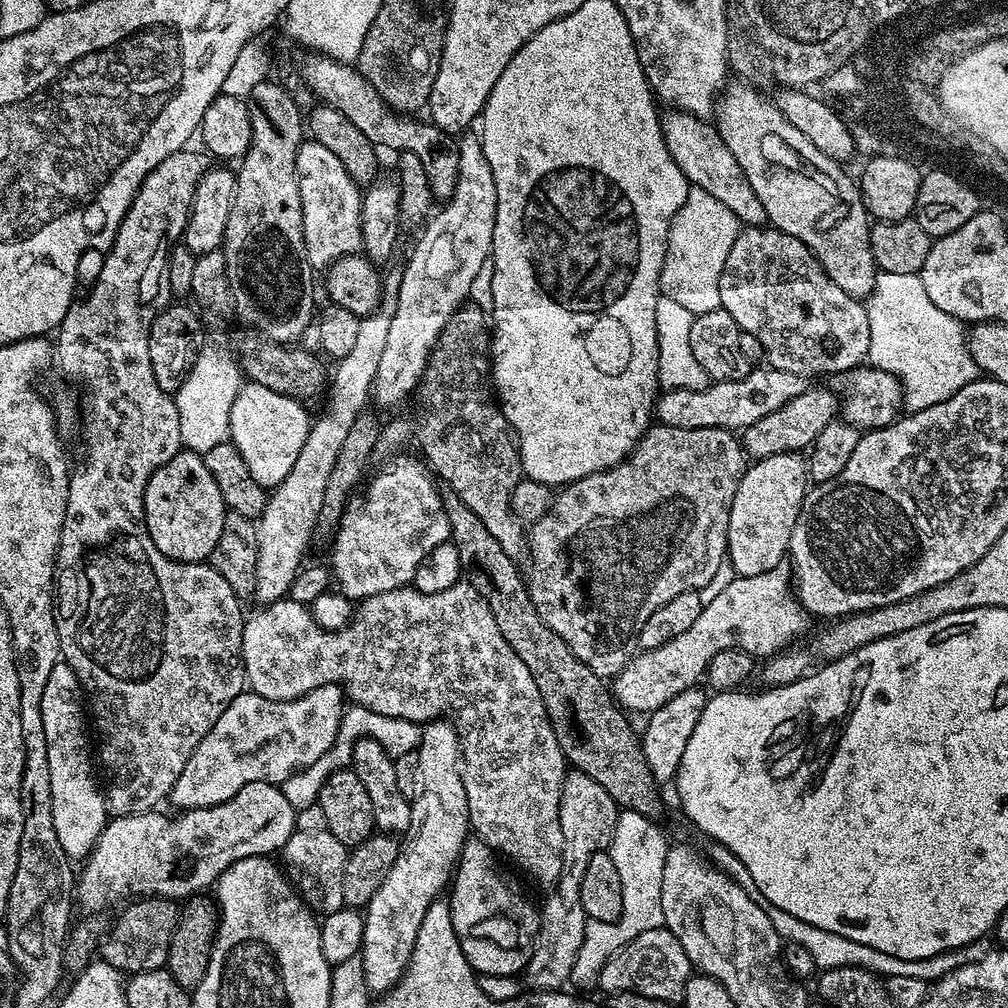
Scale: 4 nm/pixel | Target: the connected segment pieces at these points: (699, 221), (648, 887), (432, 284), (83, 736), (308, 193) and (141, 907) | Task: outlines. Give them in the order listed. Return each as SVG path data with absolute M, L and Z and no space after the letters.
M692 188L686 202L674 214L668 225L668 249L660 275L660 291L666 298L678 302L694 316L701 316L720 307L722 266L730 254L730 246L742 230L740 219L726 210L714 194Z
M627 810L617 815L610 851L614 866L618 866L618 878L622 878L622 914L612 924L588 920L582 934L582 946L578 946L578 954L574 958L571 987L595 989L600 983L602 966L606 966L614 953L638 938L638 934L664 927L662 870L666 866L669 847L670 840L664 837L663 830L649 817Z
M479 139L459 141L458 147L458 186L441 207L444 209L423 225L424 233L400 272L394 318L370 393L380 408L392 408L415 391L444 327L469 299L471 282L482 262L492 254L496 191L490 162L486 162Z
M56 664L50 674L50 682L46 682L46 690L42 693L42 726L46 730L46 754L50 758L50 798L54 806L54 830L58 833L58 842L62 842L62 850L66 850L69 858L87 858L104 832L104 825L109 823L110 813L101 781L100 784L96 781L98 768L94 763L94 744L88 741L90 720L86 715L86 693L80 686L78 674L74 674L69 664Z
M311 138L305 139L298 150L296 173L300 179L302 198L302 222L304 223L304 246L306 260L320 270L327 270L343 256L355 256L362 248L360 206L362 188L352 180L342 161Z
M162 896L136 898L132 902L133 904L113 922L112 929L105 934L98 952L99 959L114 966L121 974L149 972L165 967L178 919L177 905Z

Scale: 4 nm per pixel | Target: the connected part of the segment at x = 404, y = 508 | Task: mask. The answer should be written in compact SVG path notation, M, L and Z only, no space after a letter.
M396 464L393 468L378 473L364 496L364 505L361 508L349 507L343 513L339 527L334 532L336 542L332 546L330 571L338 585L338 592L348 600L359 602L386 590L411 585L416 568L435 547L450 540L441 489L436 489L437 481L429 475L425 465L420 464Z

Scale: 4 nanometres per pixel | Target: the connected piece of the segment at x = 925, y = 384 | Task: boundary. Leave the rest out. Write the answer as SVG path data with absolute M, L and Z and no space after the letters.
M877 273L875 286L865 299L864 305L870 321L870 350L867 361L873 367L896 376L904 393L903 405L907 411L929 409L938 402L948 401L962 386L967 385L964 382L964 374L973 358L963 343L954 344L954 332L948 328L951 317L944 310L939 310L927 297L919 273L914 275Z

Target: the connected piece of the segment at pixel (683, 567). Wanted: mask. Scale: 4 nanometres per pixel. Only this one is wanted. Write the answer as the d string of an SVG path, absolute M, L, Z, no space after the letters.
M656 422L649 427L625 460L559 489L552 501L552 509L534 521L527 533L526 556L532 559L532 565L528 572L526 568L526 587L538 618L542 618L544 625L554 630L554 634L558 634L566 646L570 646L574 658L590 666L590 670L594 670L594 674L601 678L615 678L632 661L638 648L640 626L646 622L646 618L658 610L658 606L666 606L670 598L678 598L678 594L683 592L695 592L710 582L720 565L726 562L730 526L728 508L734 502L734 494L738 490L738 482L744 477L745 467L744 447L735 431L727 428L680 429Z

